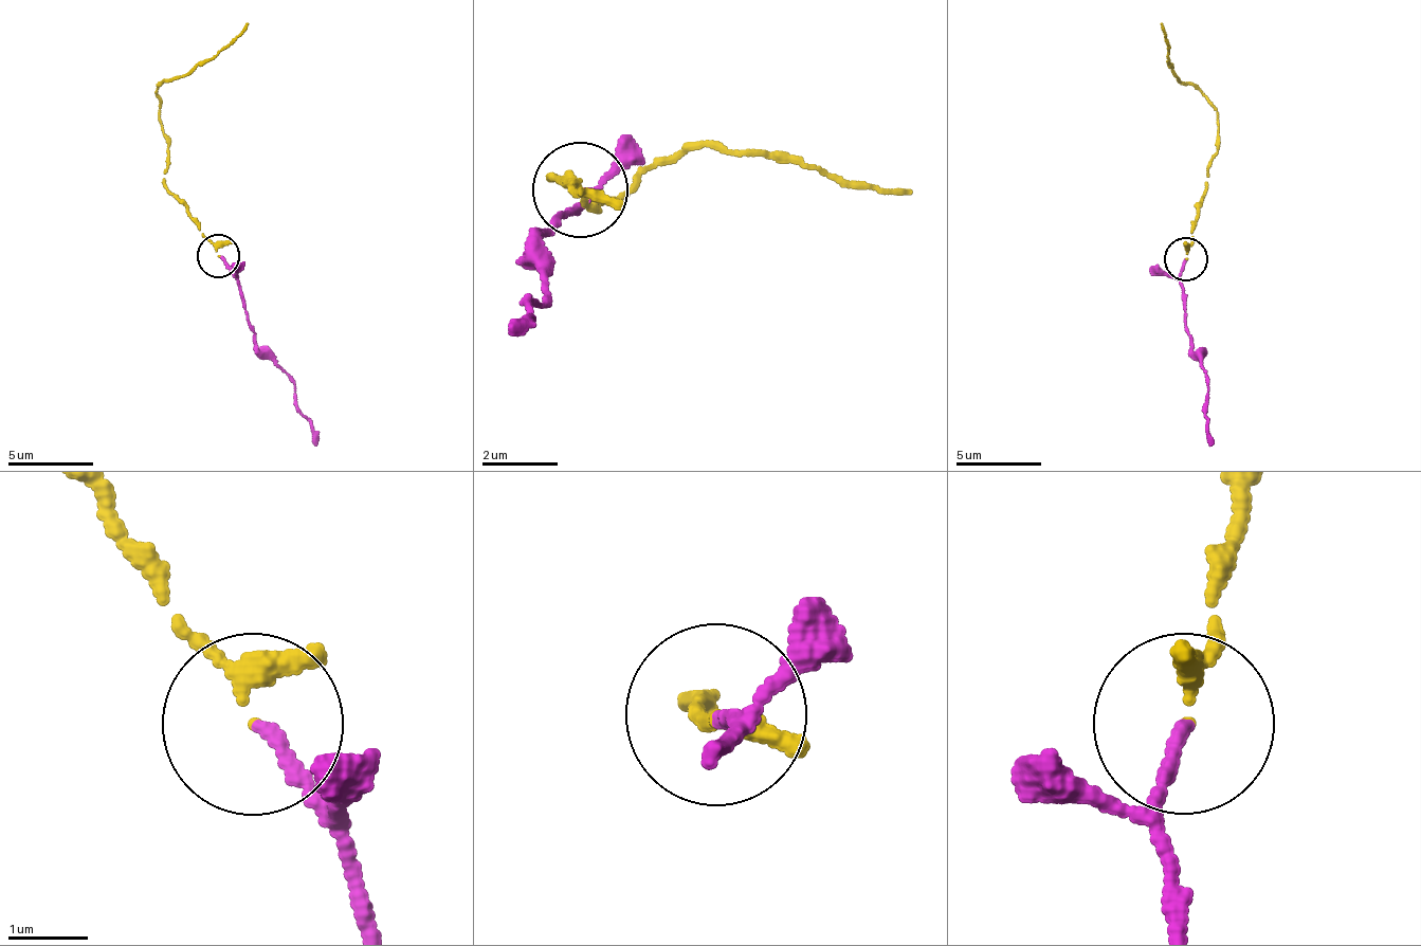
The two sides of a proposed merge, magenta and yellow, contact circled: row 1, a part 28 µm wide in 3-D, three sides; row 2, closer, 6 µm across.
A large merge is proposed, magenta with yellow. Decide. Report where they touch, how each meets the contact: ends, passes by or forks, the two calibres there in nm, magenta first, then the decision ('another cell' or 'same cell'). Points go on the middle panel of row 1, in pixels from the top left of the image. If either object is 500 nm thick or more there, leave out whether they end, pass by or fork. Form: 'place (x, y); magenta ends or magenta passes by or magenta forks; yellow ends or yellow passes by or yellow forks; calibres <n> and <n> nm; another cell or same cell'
place (580, 189); magenta ends; yellow passes by; calibres 150 and 170 nm; same cell

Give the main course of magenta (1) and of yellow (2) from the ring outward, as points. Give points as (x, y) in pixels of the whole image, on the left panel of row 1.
1: (219, 257), (237, 283), (251, 342), (294, 381), (296, 411), (317, 446)
2: (219, 257), (163, 177), (169, 147), (160, 105), (165, 78), (204, 65), (250, 22)

